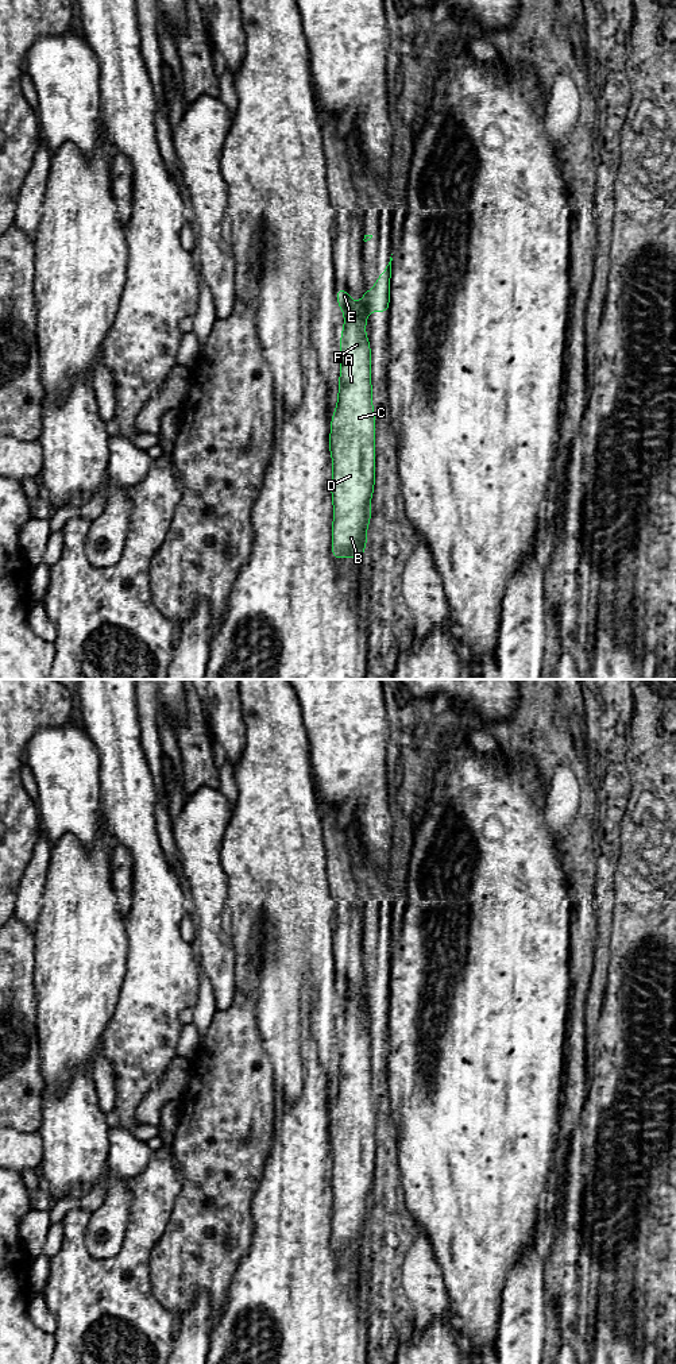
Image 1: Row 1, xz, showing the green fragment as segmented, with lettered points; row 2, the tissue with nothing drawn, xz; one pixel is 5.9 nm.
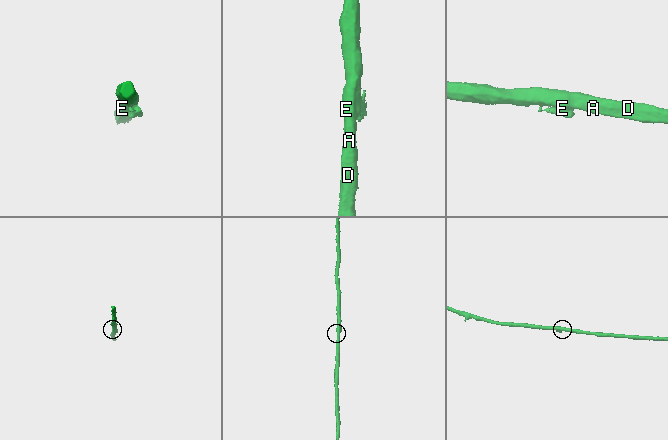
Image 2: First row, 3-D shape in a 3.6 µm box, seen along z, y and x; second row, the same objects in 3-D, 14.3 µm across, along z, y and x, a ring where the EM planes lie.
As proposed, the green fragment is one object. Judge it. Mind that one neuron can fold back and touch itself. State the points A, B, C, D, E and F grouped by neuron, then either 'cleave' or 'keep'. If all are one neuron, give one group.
A B C D E F | keep

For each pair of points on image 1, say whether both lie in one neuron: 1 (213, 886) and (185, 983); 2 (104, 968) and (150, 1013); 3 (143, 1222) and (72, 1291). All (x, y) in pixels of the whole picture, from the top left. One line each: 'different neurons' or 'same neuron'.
1: different neurons
2: different neurons
3: same neuron

